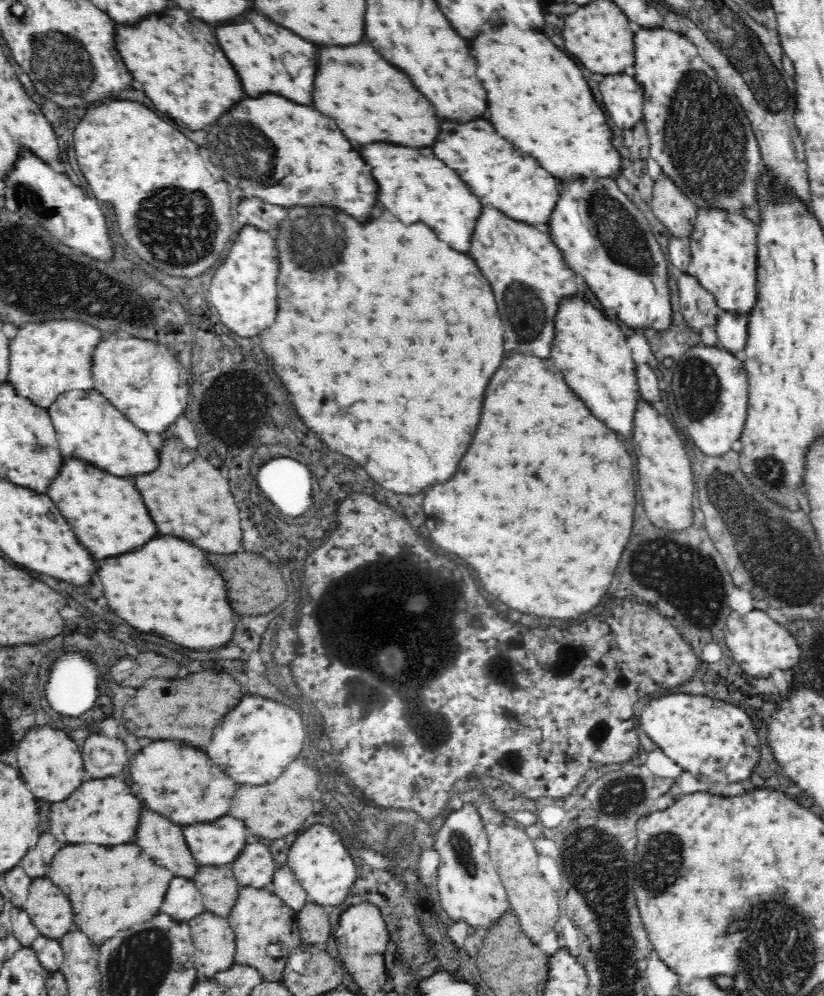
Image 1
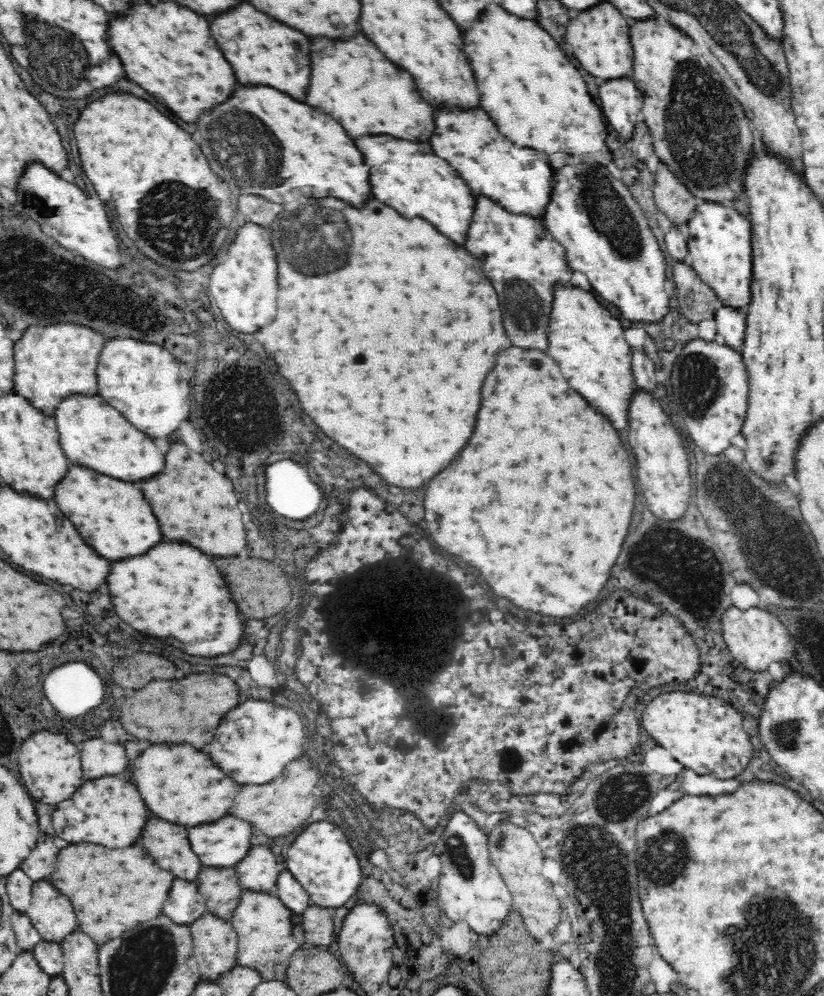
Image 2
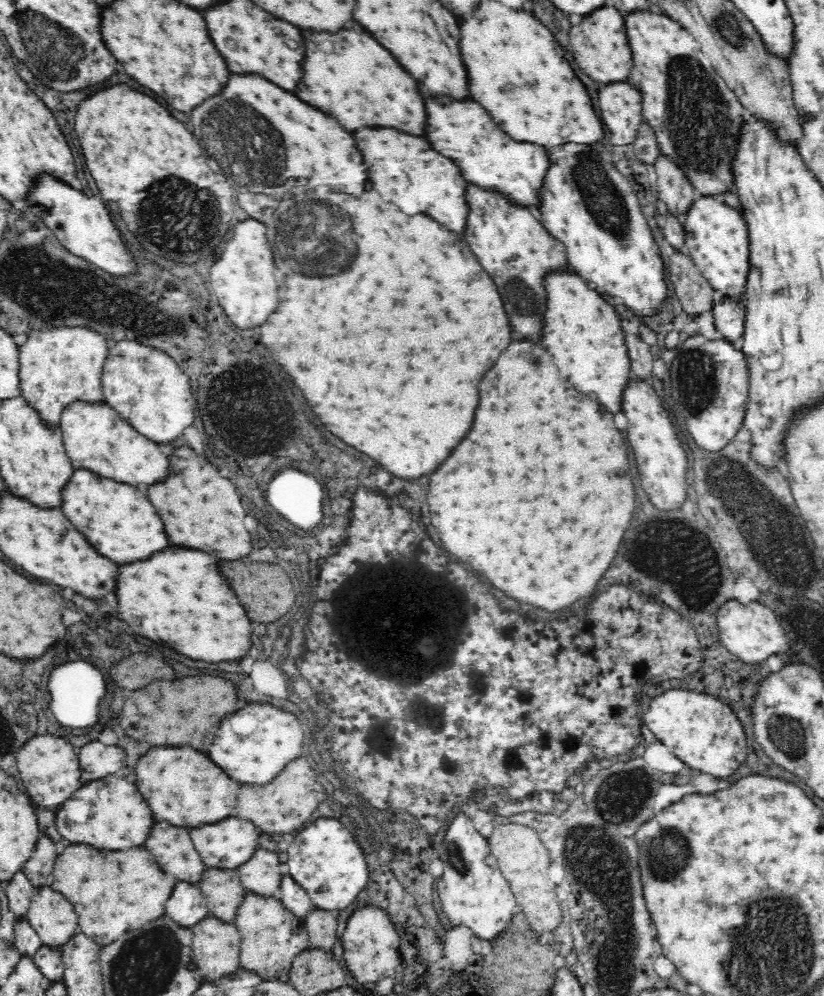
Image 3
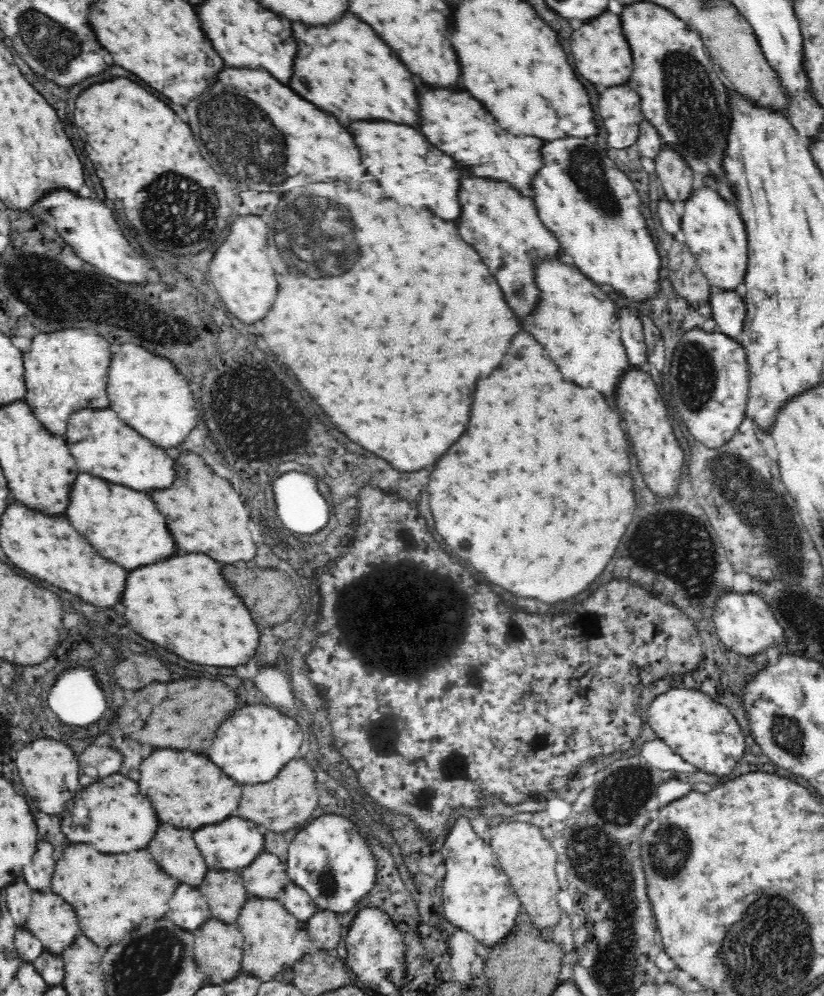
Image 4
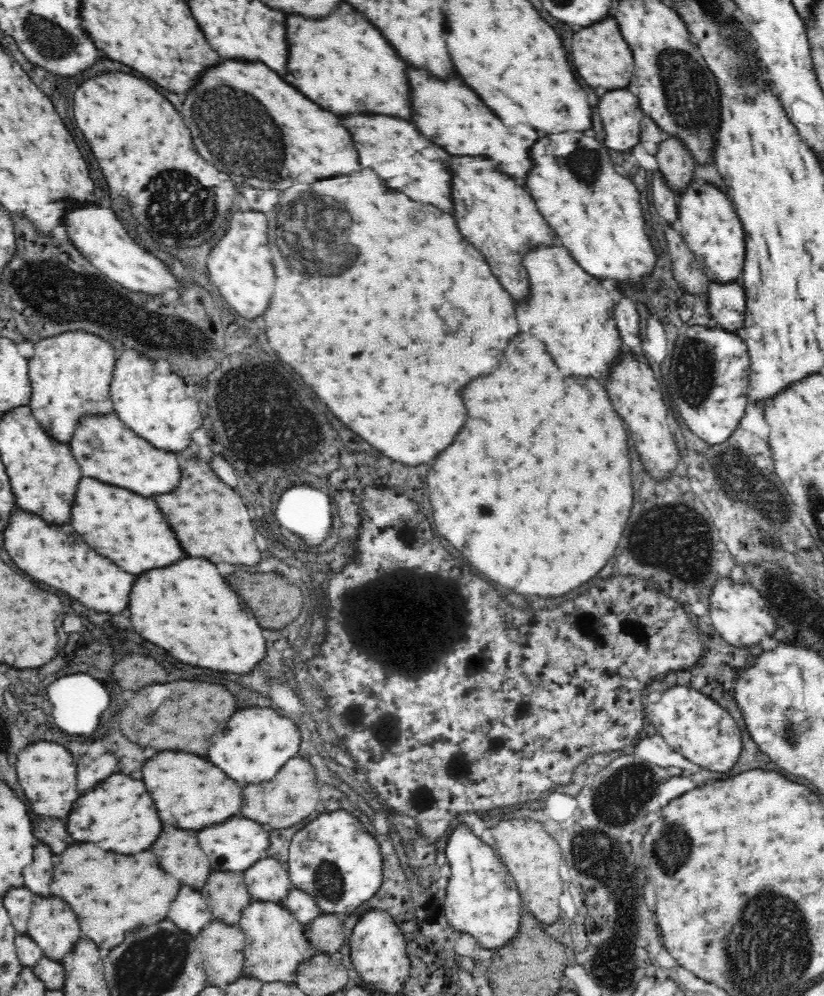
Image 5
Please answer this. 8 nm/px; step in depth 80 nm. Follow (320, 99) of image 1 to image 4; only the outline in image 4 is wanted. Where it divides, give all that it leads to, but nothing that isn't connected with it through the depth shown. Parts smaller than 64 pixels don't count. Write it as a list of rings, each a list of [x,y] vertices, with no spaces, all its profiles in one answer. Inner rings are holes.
[[[346,10],[338,20],[328,26],[310,26],[304,22],[292,22],[292,38],[296,42],[296,58],[292,68],[290,86],[298,90],[306,100],[314,102],[318,108],[334,114],[342,124],[354,118],[384,118],[392,122],[406,122],[410,126],[418,124],[418,104],[414,94],[414,82],[410,70],[398,60],[394,50],[354,12]]]

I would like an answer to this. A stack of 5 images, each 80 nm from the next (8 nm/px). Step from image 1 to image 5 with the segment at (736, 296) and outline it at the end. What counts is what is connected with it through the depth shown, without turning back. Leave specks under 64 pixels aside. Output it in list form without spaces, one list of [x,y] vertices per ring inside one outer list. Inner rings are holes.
[[[692,180],[679,195],[678,222],[696,262],[709,282],[726,282],[740,278],[745,261],[745,232],[743,224],[728,195],[714,184],[700,184]]]

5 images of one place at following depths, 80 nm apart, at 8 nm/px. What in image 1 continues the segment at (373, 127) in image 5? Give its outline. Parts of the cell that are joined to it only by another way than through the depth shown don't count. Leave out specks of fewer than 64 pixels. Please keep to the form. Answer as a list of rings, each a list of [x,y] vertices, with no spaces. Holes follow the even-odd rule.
[[[368,142],[358,150],[366,164],[372,166],[372,176],[378,184],[376,198],[382,202],[382,206],[398,214],[402,222],[424,220],[456,250],[468,250],[470,230],[474,230],[474,218],[478,218],[480,200],[472,196],[468,186],[454,170],[450,170],[440,158],[434,156],[430,146],[412,148],[392,142]]]

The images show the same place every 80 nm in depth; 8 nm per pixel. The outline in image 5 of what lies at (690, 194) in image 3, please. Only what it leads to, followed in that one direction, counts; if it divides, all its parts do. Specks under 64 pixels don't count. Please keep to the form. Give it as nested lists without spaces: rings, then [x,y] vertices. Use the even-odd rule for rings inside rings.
[[[670,135],[658,145],[655,155],[658,169],[664,173],[670,188],[680,194],[692,182],[692,171],[697,166],[693,153],[684,145],[684,139]]]

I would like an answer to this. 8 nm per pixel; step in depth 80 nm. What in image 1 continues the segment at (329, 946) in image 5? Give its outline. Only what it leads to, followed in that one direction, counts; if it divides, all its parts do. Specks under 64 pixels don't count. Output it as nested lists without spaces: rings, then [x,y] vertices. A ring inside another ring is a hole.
[[[307,903],[302,907],[302,912],[297,912],[296,924],[300,926],[301,940],[310,940],[314,944],[318,942],[332,942],[332,924],[328,912],[322,905]],[[328,940],[328,942],[326,942]]]

